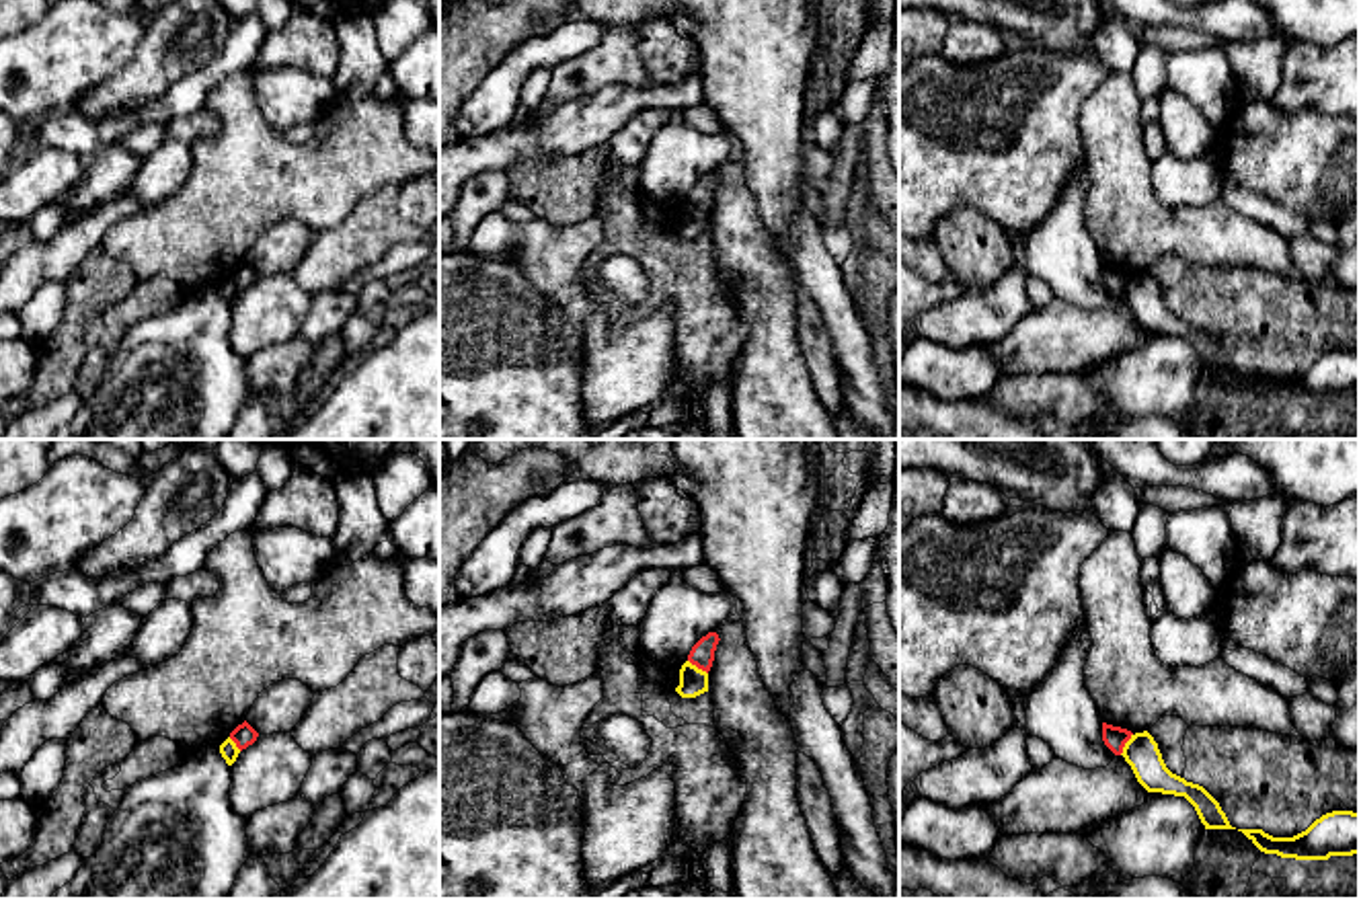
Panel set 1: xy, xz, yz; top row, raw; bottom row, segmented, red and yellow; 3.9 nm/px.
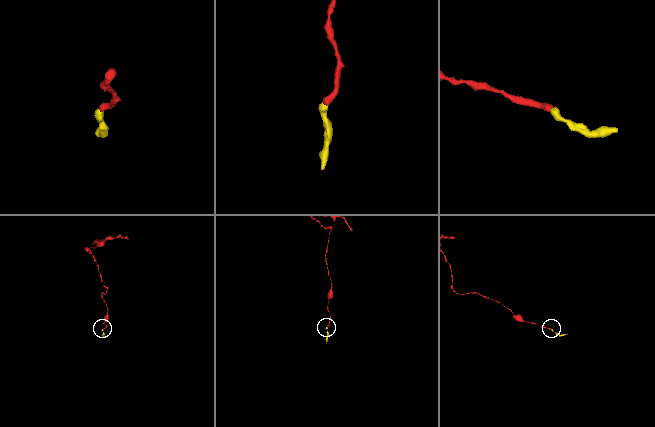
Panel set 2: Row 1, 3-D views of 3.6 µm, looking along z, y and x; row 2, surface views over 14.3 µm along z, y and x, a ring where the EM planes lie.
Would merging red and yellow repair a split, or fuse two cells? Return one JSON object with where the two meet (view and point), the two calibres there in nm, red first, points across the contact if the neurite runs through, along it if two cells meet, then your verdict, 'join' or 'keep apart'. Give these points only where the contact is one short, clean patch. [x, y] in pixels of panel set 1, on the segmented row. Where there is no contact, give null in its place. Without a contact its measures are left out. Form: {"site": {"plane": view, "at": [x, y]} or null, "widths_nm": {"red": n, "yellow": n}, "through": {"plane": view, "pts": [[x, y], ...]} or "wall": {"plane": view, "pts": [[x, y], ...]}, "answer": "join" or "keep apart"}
{"site": {"plane": "yz", "at": [1125, 741]}, "widths_nm": {"red": 90, "yellow": 140}, "wall": {"plane": "yz", "pts": [[1132, 733], [1119, 754]]}, "answer": "keep apart"}

